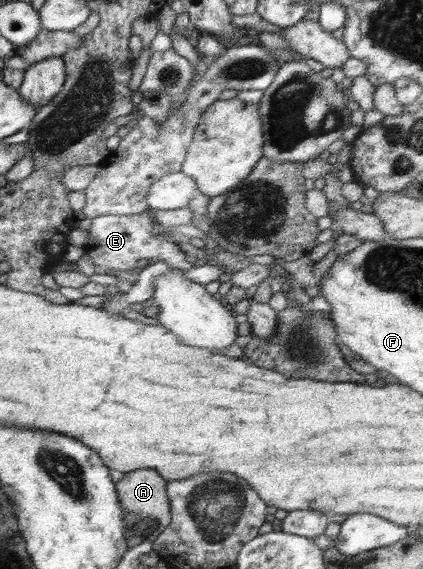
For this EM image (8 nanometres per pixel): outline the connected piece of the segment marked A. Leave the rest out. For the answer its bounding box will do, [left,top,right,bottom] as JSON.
[117,469,173,547]

